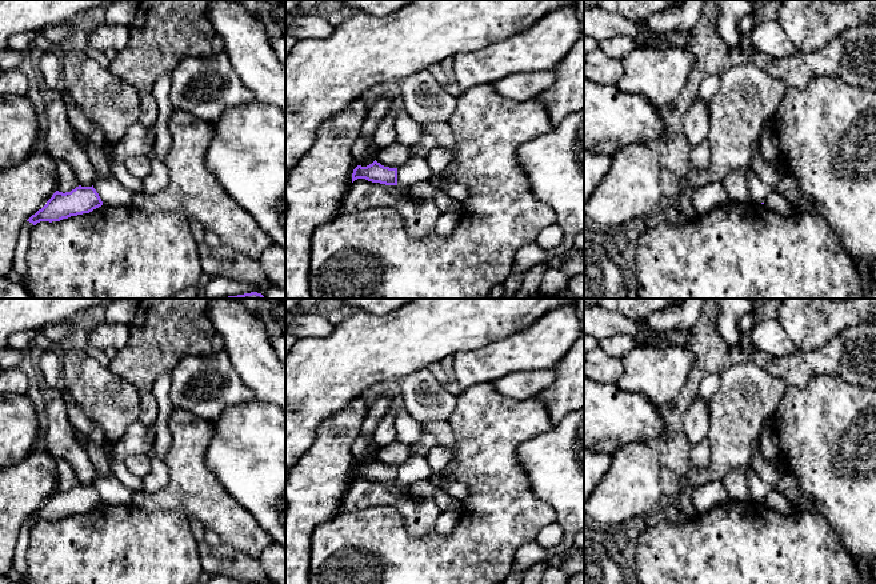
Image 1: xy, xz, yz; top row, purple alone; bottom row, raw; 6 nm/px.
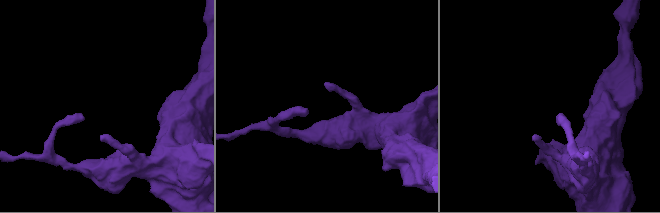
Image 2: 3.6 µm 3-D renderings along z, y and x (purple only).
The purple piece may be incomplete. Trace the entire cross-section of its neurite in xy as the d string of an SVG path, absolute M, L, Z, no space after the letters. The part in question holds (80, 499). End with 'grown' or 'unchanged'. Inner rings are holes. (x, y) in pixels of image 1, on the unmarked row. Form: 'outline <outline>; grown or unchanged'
outline M76 485L71 491L56 489L47 503L27 520L36 524L40 520L60 520L71 515L89 512L103 504L103 500L92 485Z; unchanged

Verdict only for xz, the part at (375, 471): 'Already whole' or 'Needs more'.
Already whole

